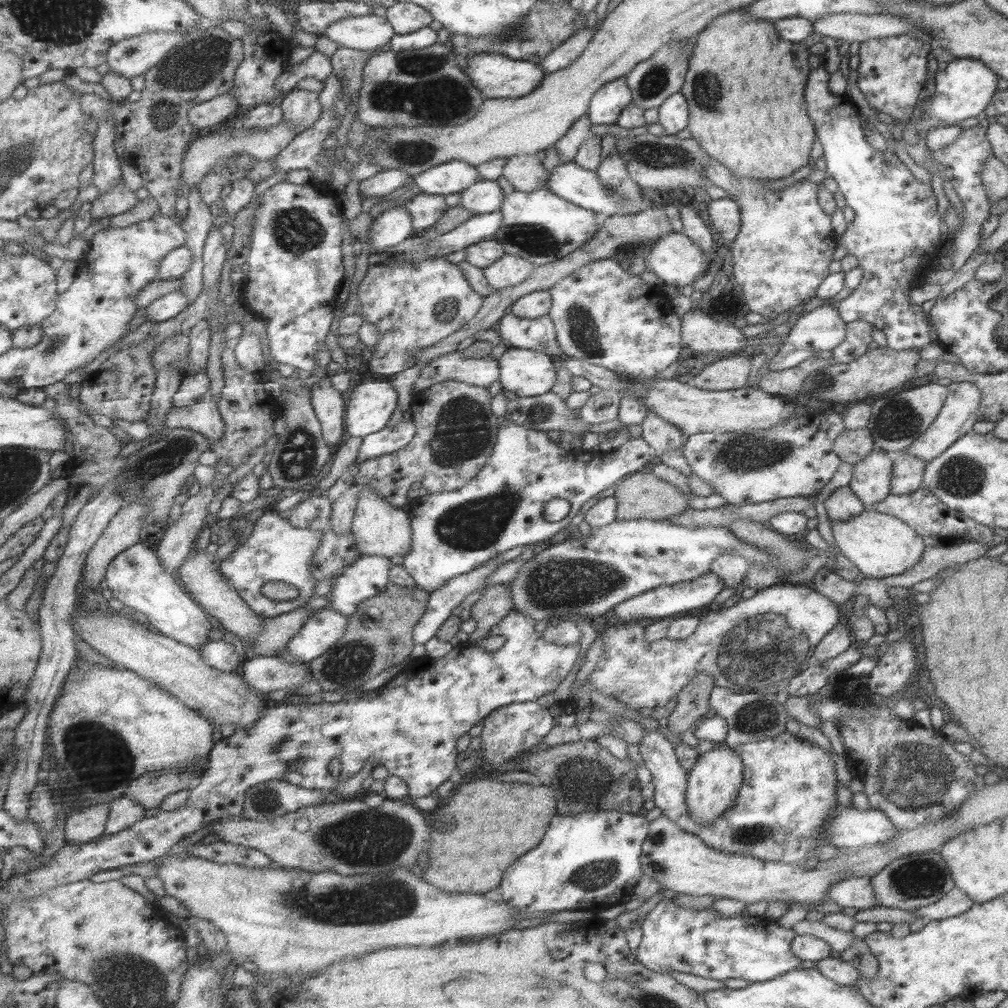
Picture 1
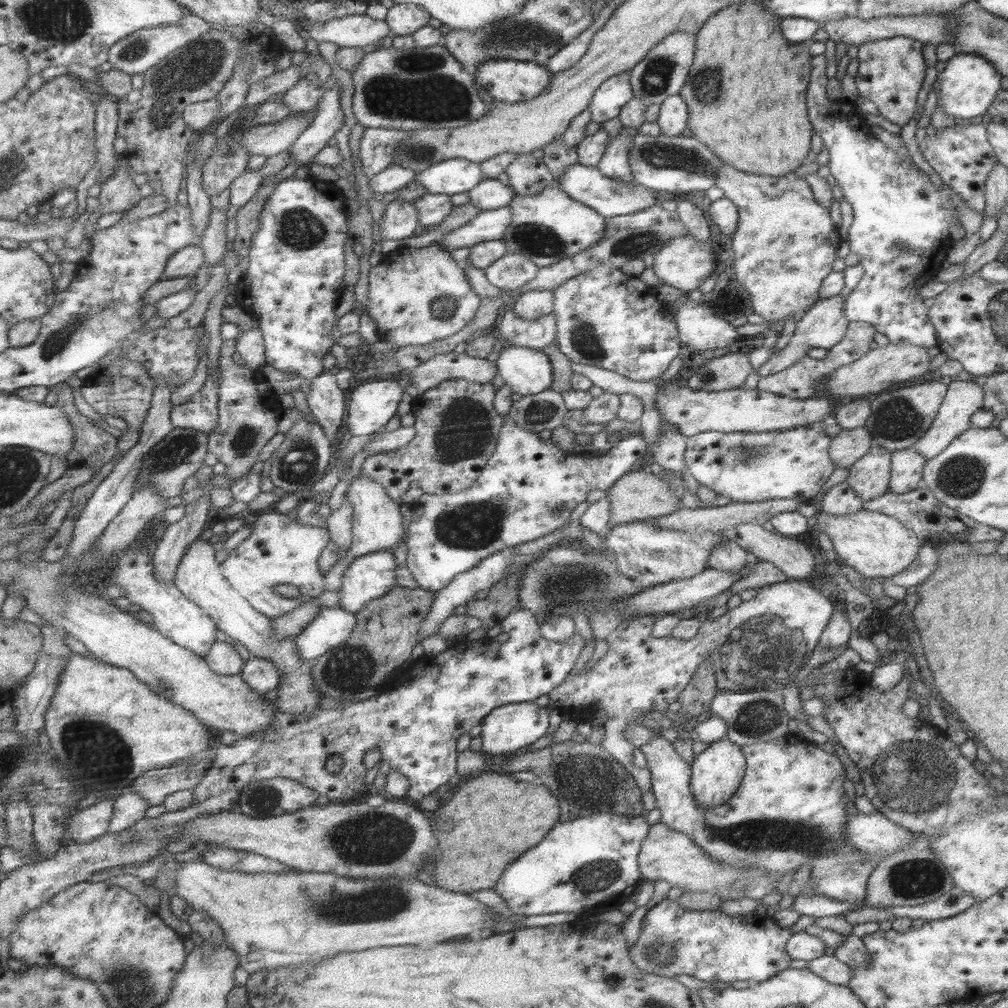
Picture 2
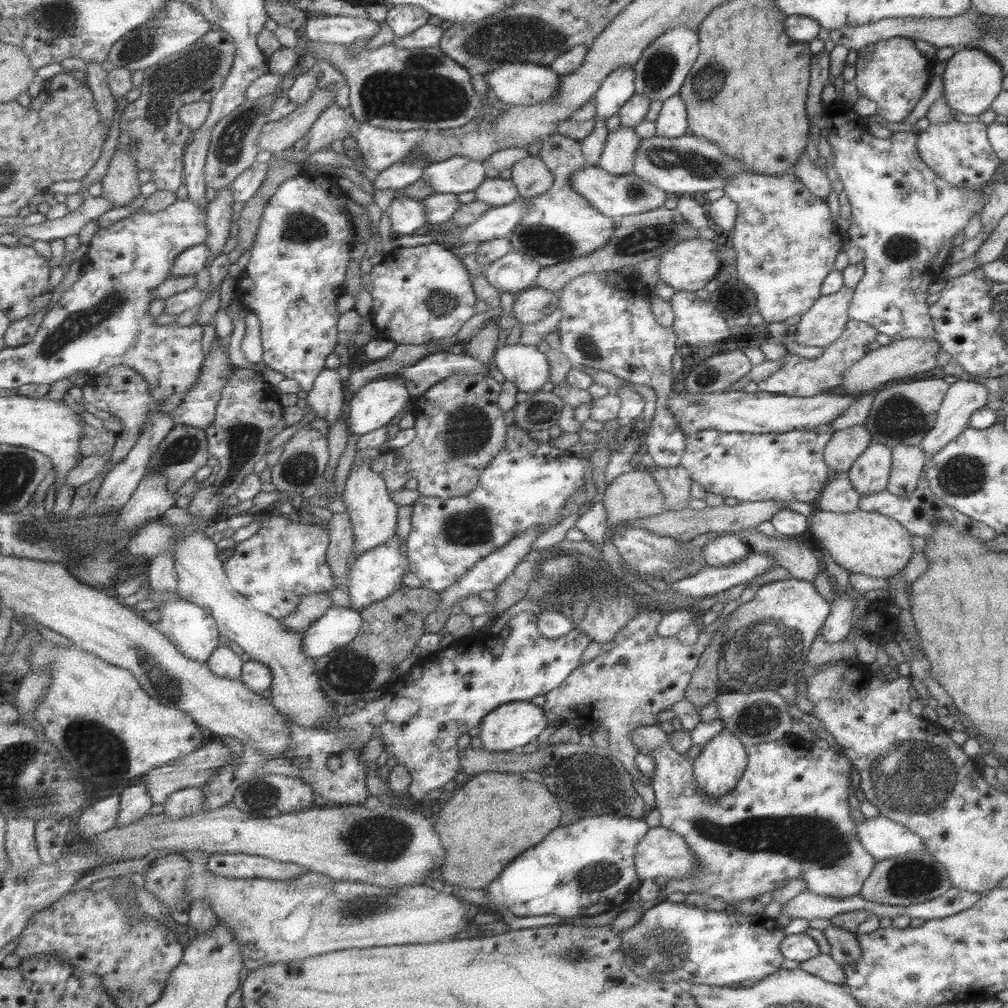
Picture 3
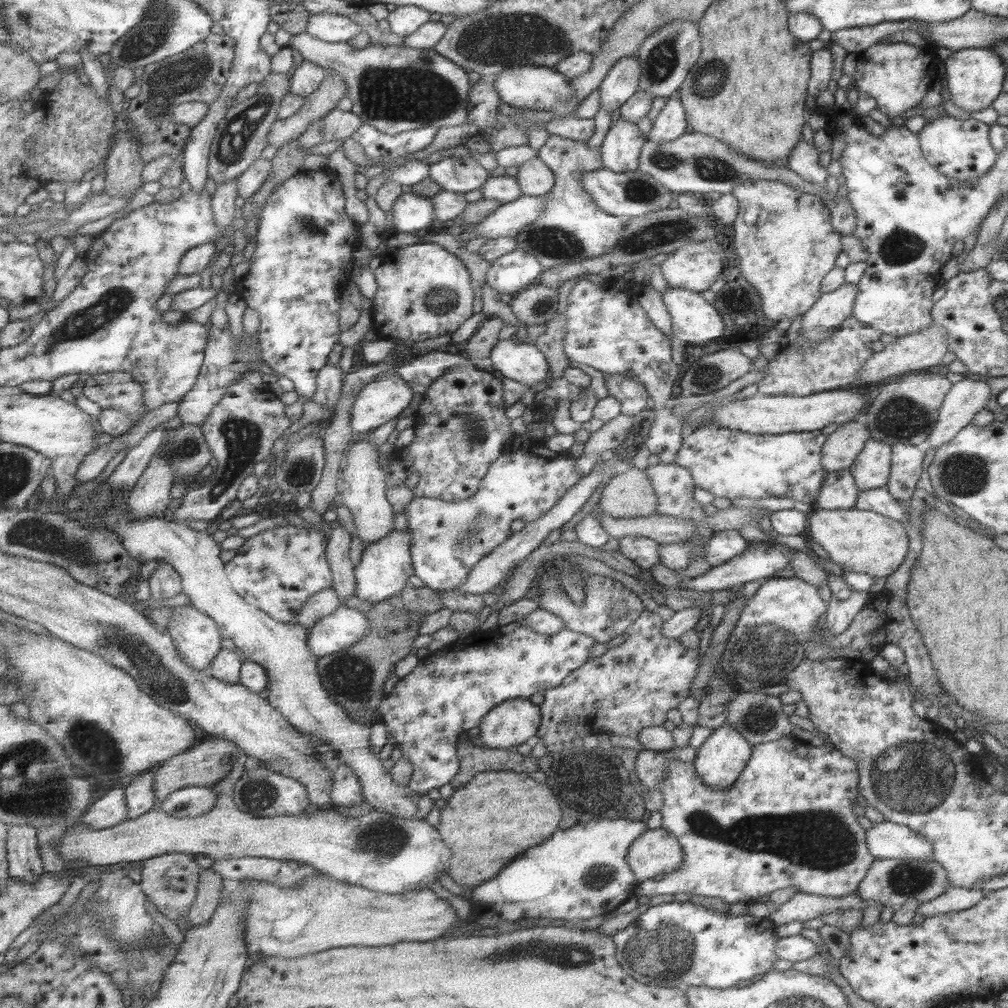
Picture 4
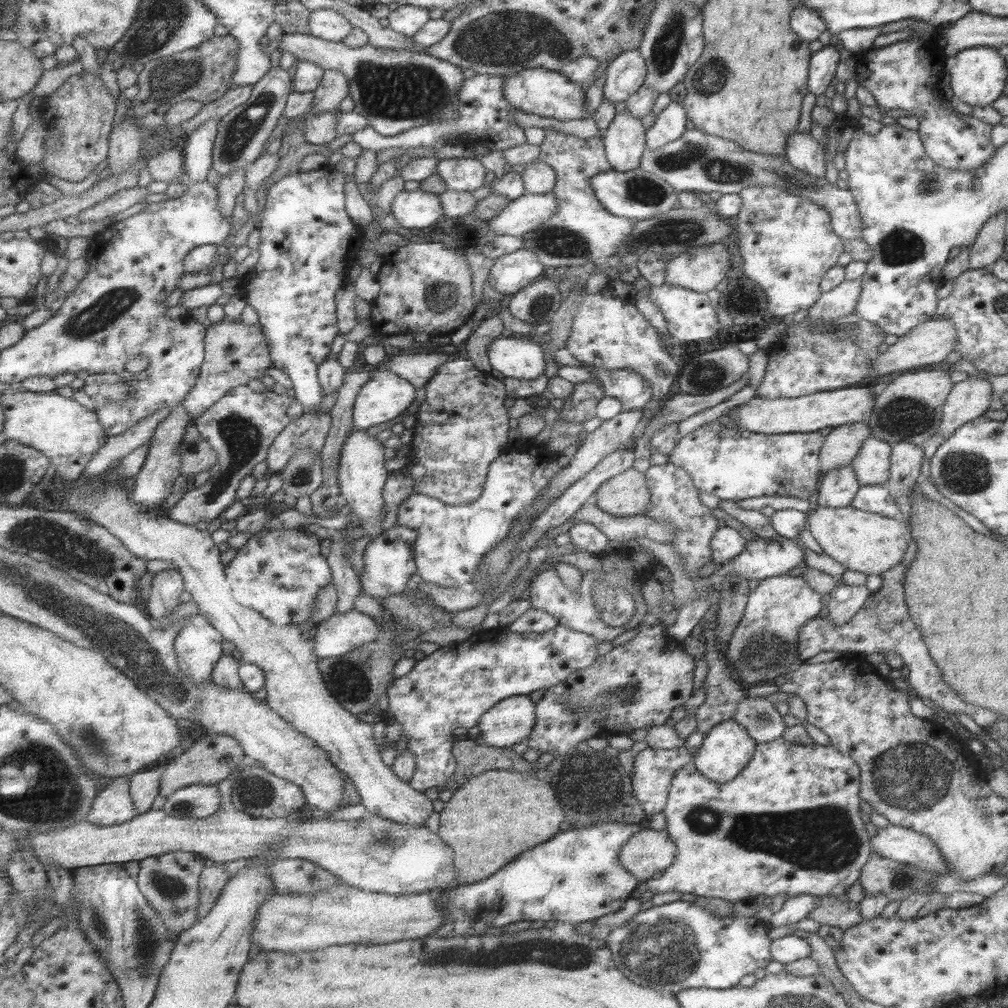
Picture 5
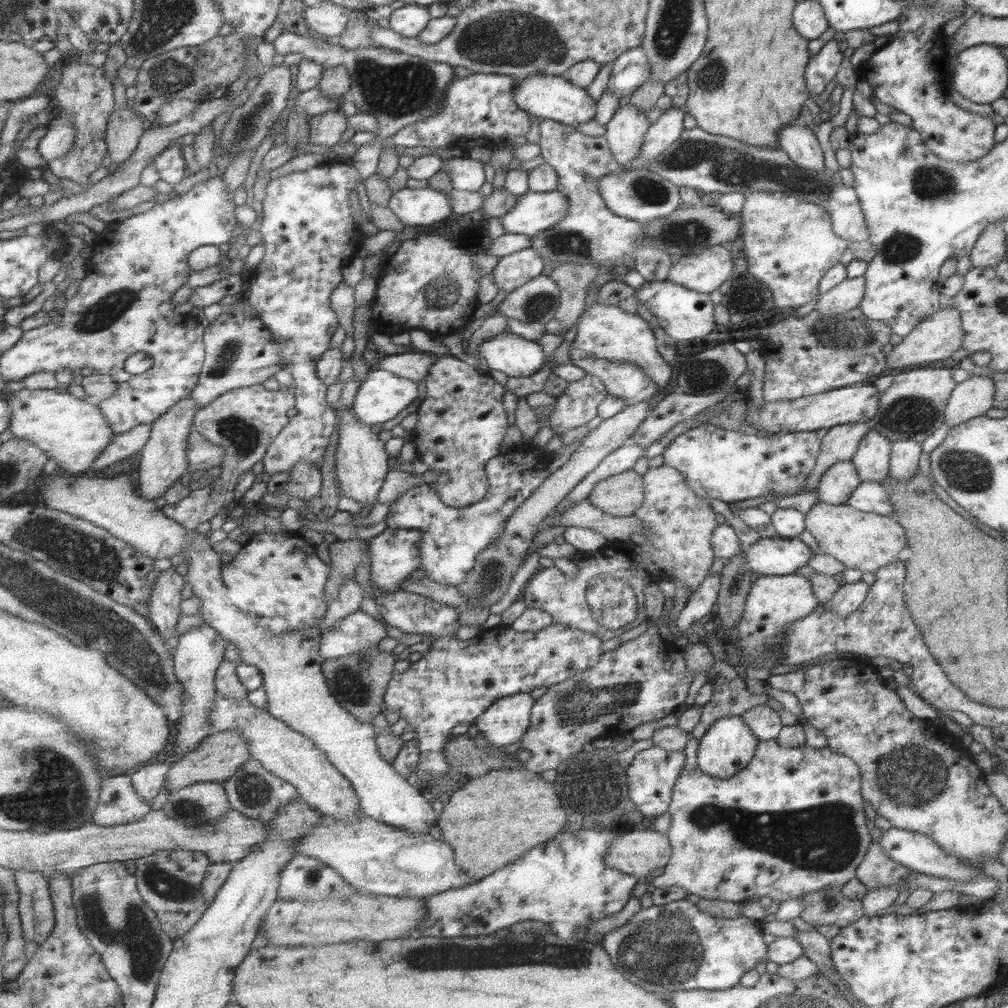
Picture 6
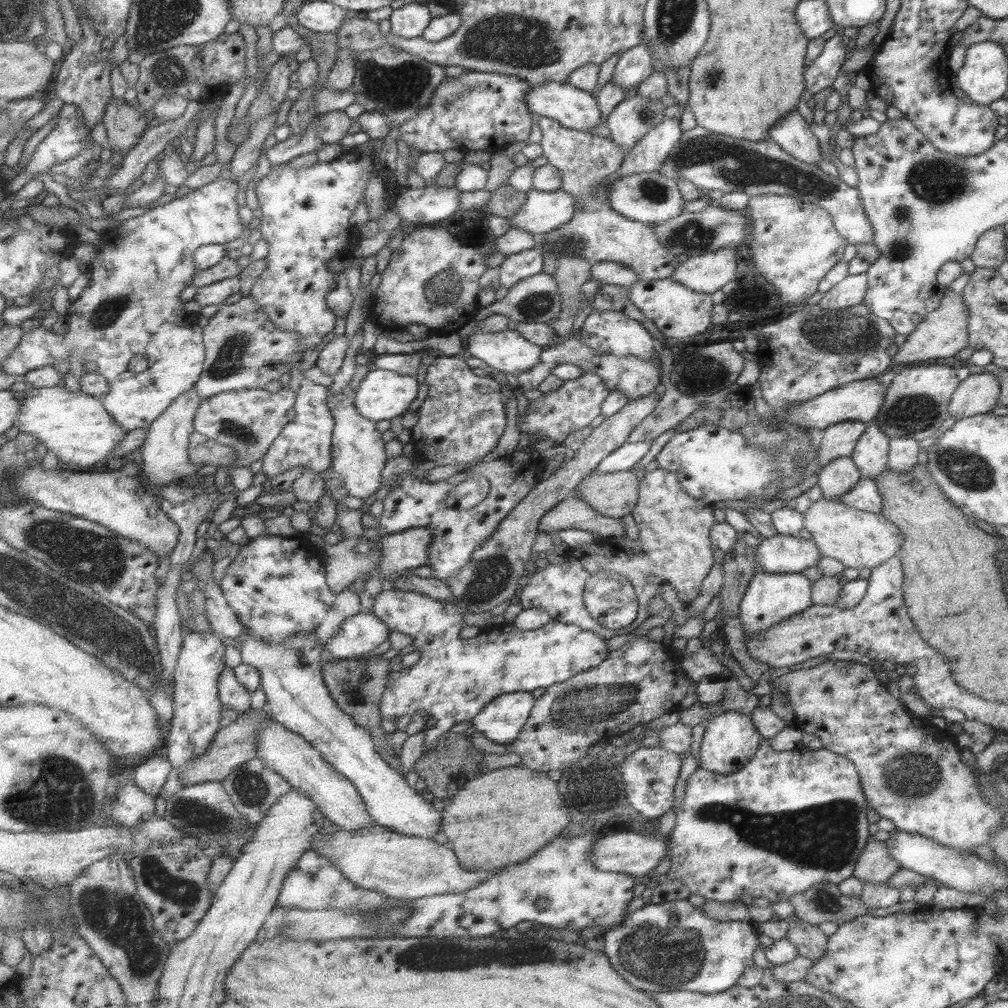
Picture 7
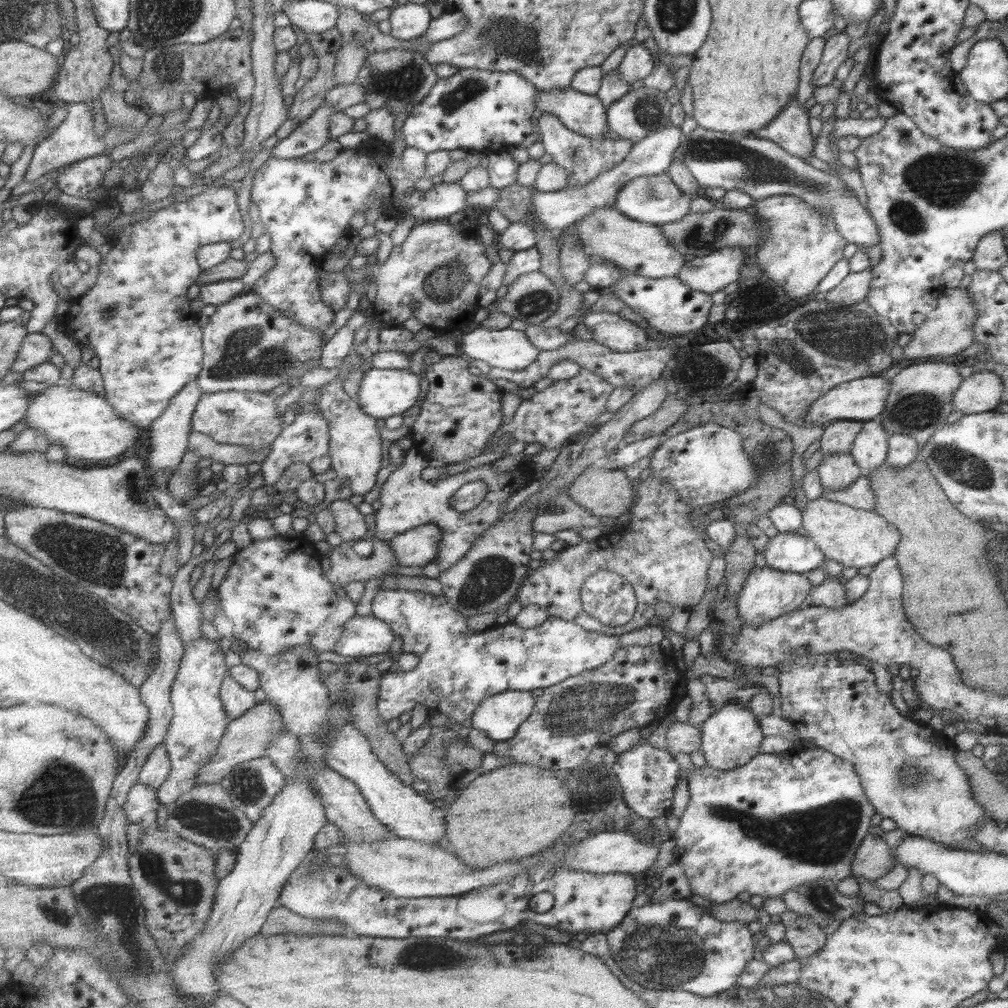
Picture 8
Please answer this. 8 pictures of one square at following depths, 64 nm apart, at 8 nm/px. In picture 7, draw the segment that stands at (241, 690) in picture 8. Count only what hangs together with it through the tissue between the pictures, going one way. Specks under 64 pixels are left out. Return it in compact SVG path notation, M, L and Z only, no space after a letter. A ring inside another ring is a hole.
M227 666L220 677L220 700L225 708L232 708L238 714L245 714L253 708L251 706L251 691L237 679L234 668Z

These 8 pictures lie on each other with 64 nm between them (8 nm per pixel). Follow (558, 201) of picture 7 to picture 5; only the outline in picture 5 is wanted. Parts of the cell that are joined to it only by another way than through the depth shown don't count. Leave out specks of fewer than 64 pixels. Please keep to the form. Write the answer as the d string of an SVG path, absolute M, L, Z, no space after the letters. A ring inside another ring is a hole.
M525 193L513 200L497 217L487 225L497 236L525 237L529 232L539 229L557 211L556 195Z

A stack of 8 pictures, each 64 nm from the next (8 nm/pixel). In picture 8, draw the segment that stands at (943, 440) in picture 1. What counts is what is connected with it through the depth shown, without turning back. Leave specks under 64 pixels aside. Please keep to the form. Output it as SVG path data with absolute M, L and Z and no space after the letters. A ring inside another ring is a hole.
M973 371L971 376L962 378L957 389L953 393L953 409L959 410L963 415L977 414L995 410L1000 402L1003 384L995 374L988 371Z

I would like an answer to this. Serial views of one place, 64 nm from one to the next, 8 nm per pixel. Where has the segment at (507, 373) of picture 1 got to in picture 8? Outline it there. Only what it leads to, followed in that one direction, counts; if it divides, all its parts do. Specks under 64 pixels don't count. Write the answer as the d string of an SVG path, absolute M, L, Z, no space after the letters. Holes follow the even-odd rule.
M473 322L467 328L470 332L463 334L461 344L458 345L458 353L466 354L471 360L483 360L491 366L505 368L507 370L525 370L541 355L541 350L531 340L528 335L521 330L504 328L503 330L493 330L485 328L482 323Z

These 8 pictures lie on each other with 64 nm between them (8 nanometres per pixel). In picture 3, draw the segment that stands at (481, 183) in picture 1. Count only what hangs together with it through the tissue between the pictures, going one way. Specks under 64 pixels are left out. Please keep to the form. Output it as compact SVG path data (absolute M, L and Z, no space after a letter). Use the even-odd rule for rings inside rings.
M487 177L487 180L474 191L477 201L485 202L491 207L506 206L521 199L519 188L511 178Z

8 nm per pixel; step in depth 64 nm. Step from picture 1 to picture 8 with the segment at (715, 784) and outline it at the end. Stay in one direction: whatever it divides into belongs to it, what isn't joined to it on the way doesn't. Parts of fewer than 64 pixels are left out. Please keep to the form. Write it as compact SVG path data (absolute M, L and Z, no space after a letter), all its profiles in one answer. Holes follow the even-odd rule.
M725 704L720 710L714 711L700 725L700 749L705 758L707 767L715 770L731 770L737 766L745 765L755 754L760 753L760 743L764 740L762 732L759 729L758 718L753 715L745 706L741 704Z

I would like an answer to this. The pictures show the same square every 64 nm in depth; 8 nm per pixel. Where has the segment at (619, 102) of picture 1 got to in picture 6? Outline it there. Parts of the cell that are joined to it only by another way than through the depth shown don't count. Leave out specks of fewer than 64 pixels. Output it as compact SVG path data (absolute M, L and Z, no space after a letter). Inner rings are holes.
M641 46L626 50L611 62L611 72L607 88L617 98L630 95L637 87L648 80L649 62Z

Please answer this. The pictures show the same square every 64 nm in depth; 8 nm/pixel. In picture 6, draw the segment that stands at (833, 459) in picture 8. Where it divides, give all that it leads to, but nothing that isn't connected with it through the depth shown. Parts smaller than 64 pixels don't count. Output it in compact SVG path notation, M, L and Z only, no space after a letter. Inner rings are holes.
M850 460L831 464L824 470L815 489L819 494L818 500L827 504L845 504L849 494L860 484L858 477Z

